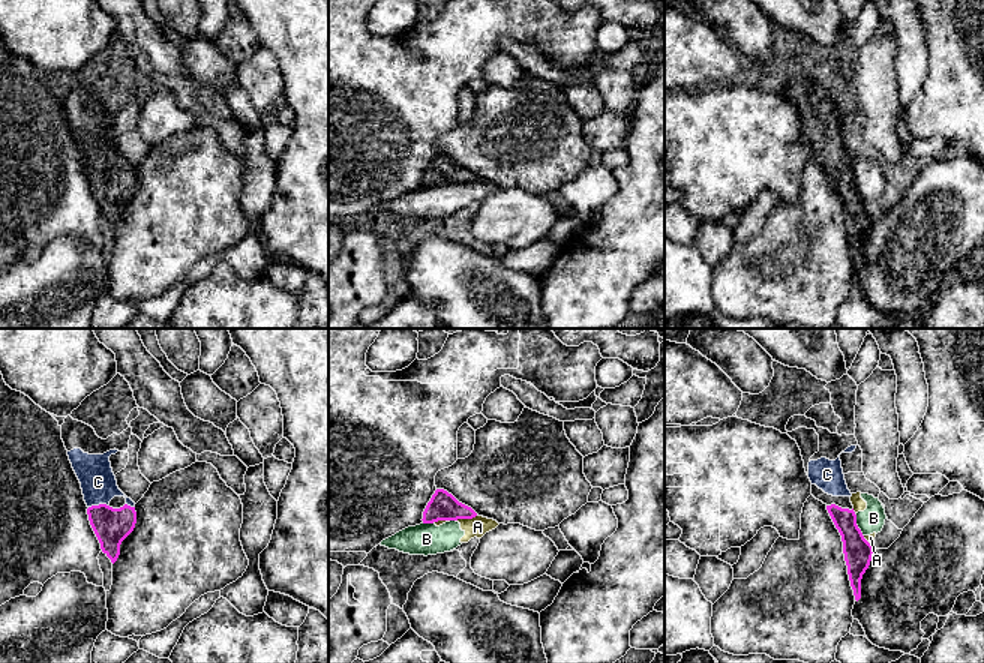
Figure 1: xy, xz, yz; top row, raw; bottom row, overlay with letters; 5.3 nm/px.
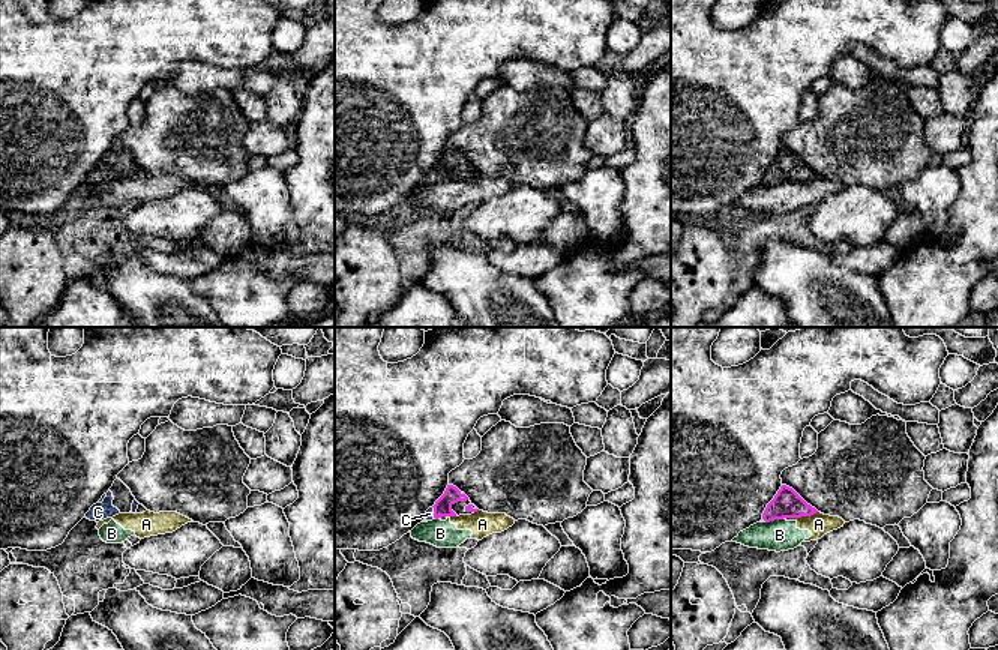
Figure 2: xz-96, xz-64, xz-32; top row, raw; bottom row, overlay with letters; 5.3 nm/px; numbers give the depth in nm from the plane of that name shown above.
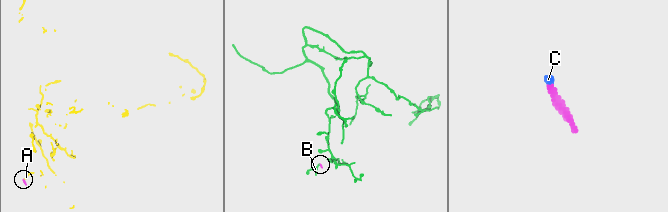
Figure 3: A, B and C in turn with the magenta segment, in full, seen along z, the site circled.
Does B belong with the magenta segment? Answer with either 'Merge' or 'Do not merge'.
Do not merge

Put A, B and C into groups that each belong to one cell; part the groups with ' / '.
A B / C

